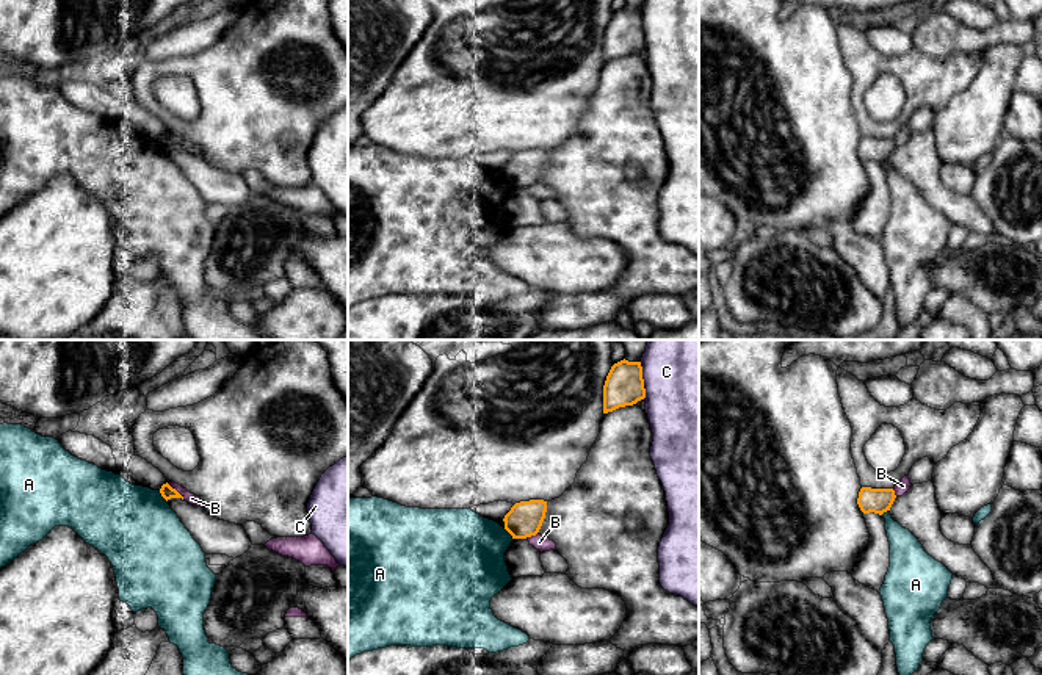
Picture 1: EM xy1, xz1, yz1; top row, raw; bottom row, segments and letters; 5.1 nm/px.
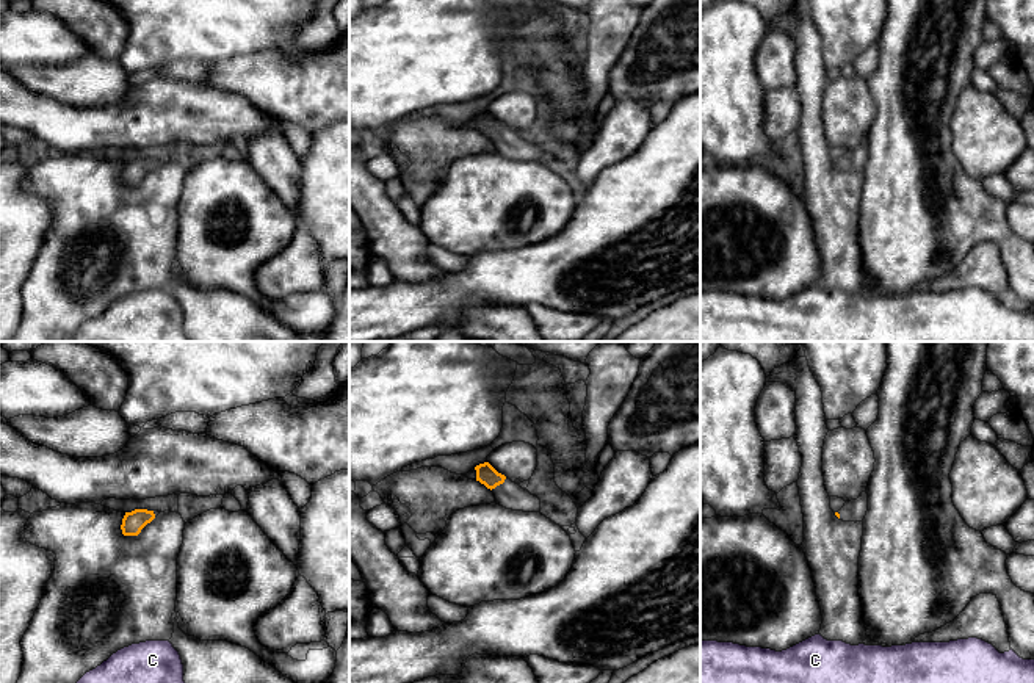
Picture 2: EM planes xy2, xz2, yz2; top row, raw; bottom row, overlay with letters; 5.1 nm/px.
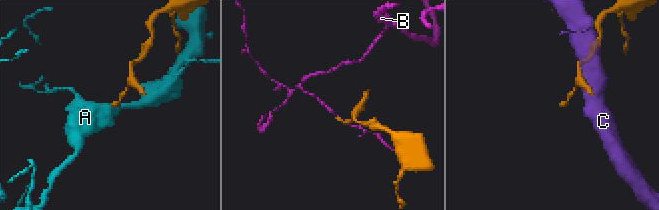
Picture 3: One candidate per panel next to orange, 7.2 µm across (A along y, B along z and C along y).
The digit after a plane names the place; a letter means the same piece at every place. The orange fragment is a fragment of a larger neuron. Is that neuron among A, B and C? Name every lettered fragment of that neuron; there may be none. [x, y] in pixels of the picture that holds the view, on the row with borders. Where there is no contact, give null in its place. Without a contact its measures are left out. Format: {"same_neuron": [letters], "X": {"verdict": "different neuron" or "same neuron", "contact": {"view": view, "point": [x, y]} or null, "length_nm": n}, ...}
{"same_neuron": [], "A": {"verdict": "different neuron", "contact": {"view": "xy1", "point": [162, 495]}, "length_nm": 80}, "B": {"verdict": "different neuron", "contact": {"view": "xy1", "point": [176, 490]}, "length_nm": 130}, "C": {"verdict": "different neuron", "contact": {"view": "xz1", "point": [643, 381]}, "length_nm": 190}}

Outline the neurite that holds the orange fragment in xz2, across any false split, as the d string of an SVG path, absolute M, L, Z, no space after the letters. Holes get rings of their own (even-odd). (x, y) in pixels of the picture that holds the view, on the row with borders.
M489 462L475 467L476 481L490 489L495 503L512 511L540 512L540 500L498 473Z

